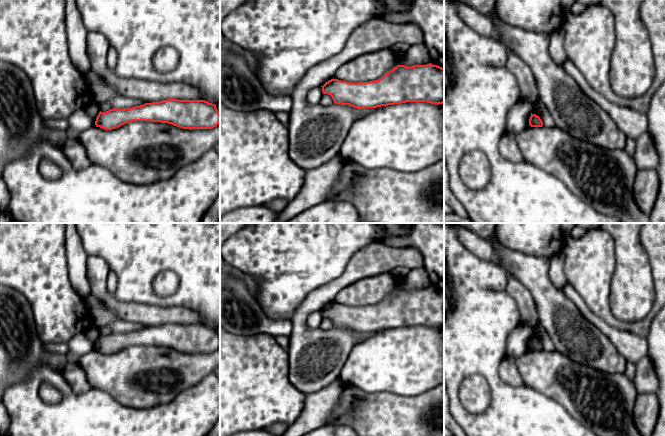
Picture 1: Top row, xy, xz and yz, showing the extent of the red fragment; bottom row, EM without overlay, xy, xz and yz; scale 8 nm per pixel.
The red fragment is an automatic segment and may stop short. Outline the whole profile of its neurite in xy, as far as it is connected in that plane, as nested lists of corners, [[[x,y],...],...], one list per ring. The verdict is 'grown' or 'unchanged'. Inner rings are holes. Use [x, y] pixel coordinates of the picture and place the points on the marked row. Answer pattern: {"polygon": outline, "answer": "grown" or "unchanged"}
{"polygon": [[[168,99],[99,112],[95,125],[112,130],[133,121],[168,123],[183,129],[211,129],[220,123],[216,105],[205,100]]], "answer": "unchanged"}

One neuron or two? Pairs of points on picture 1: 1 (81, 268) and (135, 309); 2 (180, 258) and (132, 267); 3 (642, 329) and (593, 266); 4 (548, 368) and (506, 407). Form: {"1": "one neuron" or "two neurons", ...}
{"1": "two neurons", "2": "one neuron", "3": "one neuron", "4": "two neurons"}

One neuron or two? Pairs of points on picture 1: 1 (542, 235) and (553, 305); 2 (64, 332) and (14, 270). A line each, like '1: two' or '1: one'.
1: two
2: one

